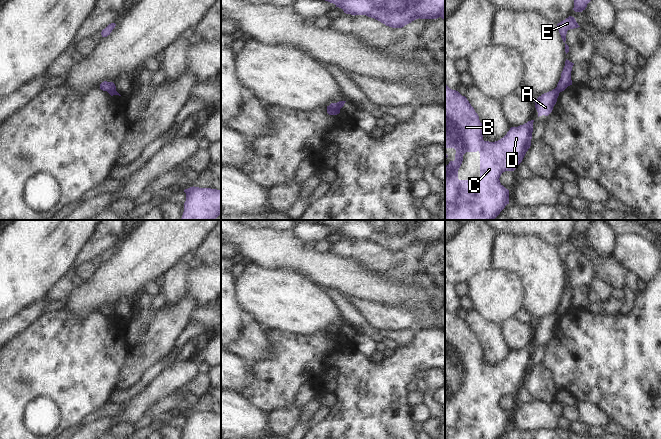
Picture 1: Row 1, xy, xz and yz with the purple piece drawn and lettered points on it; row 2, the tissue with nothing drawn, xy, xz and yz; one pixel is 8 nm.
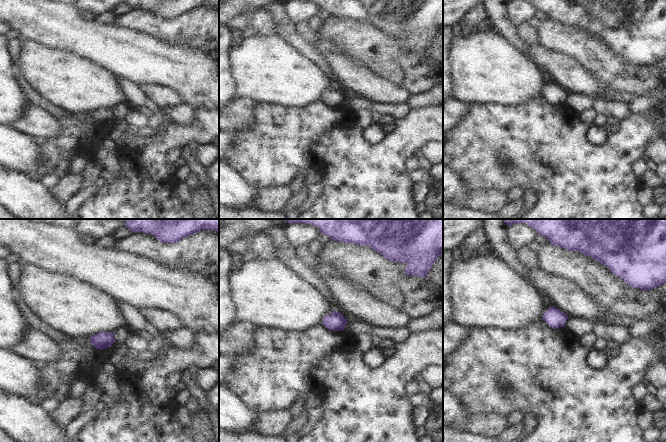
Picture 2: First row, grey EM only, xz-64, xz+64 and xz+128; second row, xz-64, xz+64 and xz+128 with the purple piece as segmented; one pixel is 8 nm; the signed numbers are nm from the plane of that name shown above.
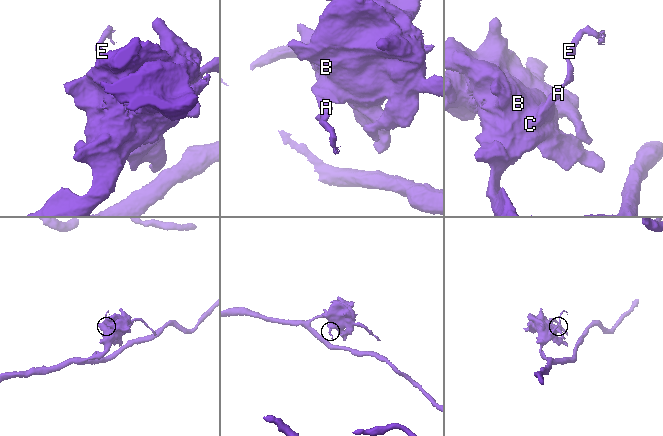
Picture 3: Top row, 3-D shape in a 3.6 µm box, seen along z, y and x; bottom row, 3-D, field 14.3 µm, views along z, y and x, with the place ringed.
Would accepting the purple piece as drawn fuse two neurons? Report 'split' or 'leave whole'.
split

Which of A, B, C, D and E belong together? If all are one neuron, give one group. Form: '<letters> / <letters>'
A B C D / E

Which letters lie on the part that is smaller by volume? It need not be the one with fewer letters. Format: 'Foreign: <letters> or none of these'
Foreign: E.

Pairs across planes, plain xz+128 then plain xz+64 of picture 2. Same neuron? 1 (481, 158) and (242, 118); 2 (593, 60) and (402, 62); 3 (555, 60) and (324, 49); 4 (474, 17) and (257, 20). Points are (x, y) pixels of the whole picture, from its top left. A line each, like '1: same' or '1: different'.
1: different
2: same
3: different
4: different

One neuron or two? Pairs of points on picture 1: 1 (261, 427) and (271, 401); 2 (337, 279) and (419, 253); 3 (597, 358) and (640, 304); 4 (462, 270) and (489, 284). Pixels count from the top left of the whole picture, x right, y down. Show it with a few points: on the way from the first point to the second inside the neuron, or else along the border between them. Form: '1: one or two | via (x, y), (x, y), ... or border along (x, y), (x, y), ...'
1: two | border along (247, 398), (253, 404), (269, 412)
2: two | border along (349, 259), (388, 274), (392, 278)
3: one | via (610, 345), (635, 320), (635, 317)
4: two | border along (491, 267), (476, 273), (467, 282)

